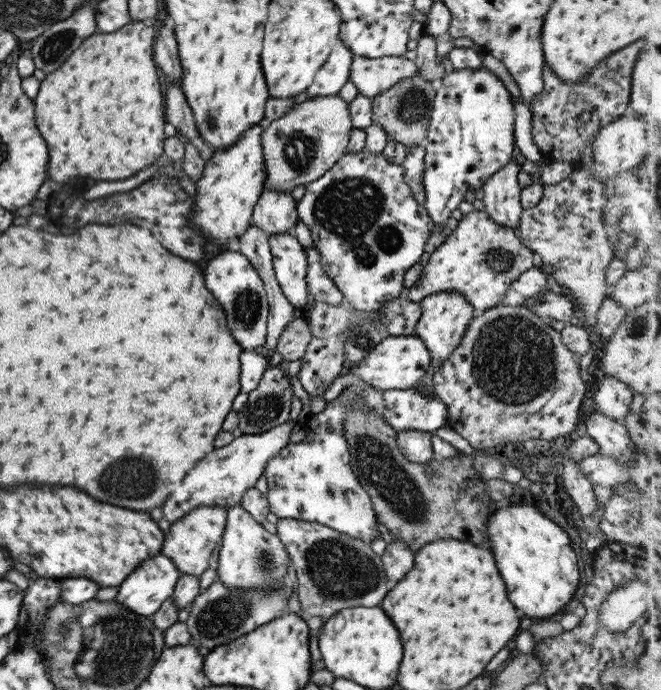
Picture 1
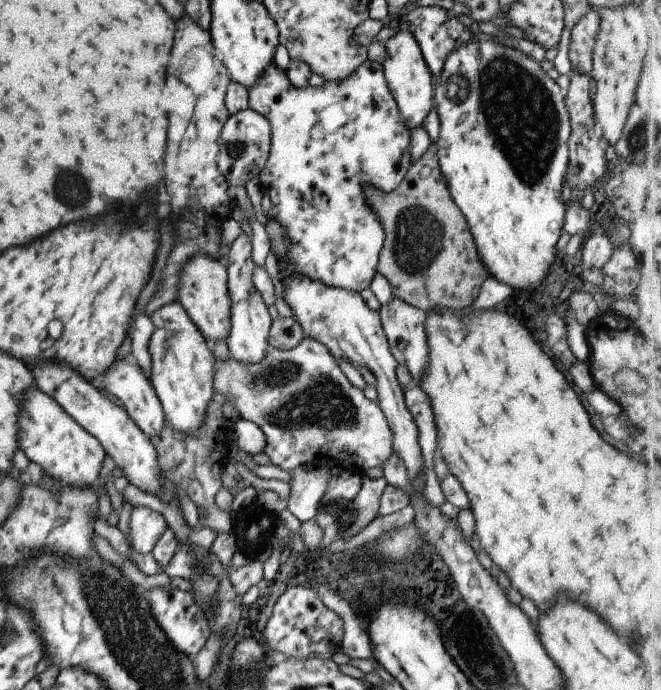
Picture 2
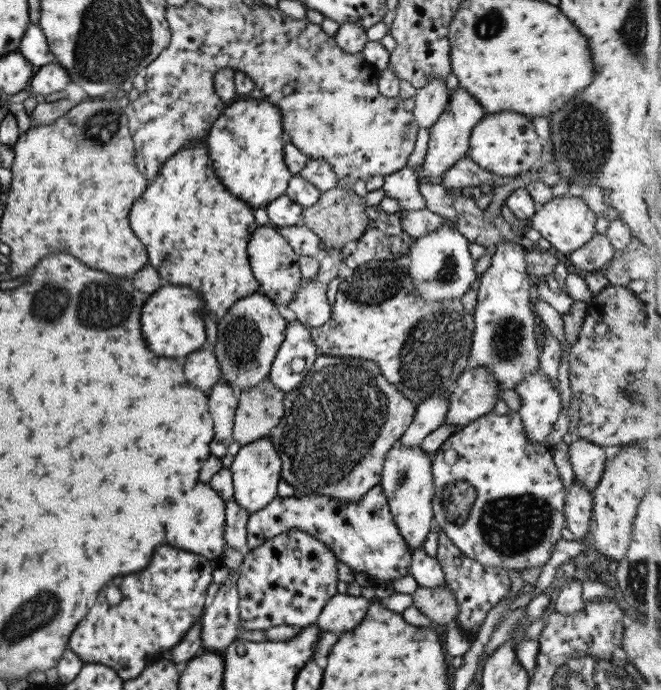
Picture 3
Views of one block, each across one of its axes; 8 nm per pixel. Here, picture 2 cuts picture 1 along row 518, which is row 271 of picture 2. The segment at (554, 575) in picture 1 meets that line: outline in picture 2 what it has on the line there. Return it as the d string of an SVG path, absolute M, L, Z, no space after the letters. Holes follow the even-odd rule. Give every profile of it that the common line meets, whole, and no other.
M474 38L464 45L457 45L445 59L439 73L437 84L433 88L433 104L438 114L439 132L435 142L438 165L445 179L449 194L453 202L459 207L464 216L467 228L473 237L477 254L489 276L496 278L503 284L509 284L515 290L535 290L547 276L549 267L553 264L557 250L555 242L561 234L564 221L564 203L561 200L561 186L565 183L568 165L568 136L570 135L570 120L564 104L565 95L553 79L547 77L539 67L538 62L511 47L505 47L491 41L481 42Z

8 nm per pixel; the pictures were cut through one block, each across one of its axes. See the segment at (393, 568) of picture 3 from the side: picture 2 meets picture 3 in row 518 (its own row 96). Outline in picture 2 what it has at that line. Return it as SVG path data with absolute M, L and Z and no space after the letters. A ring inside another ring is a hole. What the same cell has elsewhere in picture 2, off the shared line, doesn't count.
M365 59L349 76L337 81L325 81L319 86L296 89L287 80L285 73L279 69L275 63L271 63L266 71L256 80L256 83L247 89L248 107L258 112L270 124L270 147L267 160L259 172L259 191L267 194L270 198L269 214L284 228L286 239L288 240L288 250L286 251L286 266L278 269L279 280L282 282L282 276L287 273L308 276L308 279L318 280L328 287L339 287L352 291L361 292L367 286L376 273L378 263L378 254L383 246L384 232L380 225L377 215L372 212L371 207L365 200L363 192L364 187L371 185L381 192L388 193L403 180L405 172L411 163L410 158L410 132L401 120L399 109L389 92L382 73L380 62Z

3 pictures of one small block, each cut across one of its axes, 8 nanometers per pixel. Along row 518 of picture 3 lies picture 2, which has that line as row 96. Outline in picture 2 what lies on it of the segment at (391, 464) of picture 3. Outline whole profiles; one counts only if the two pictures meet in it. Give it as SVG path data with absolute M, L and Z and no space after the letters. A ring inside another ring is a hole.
M400 28L393 34L384 44L385 54L380 60L382 66L382 73L386 80L387 88L399 109L399 114L404 125L411 132L412 128L422 126L424 118L433 106L433 76L428 71L427 65L423 60L419 45L416 40L412 37L412 34L406 28Z

